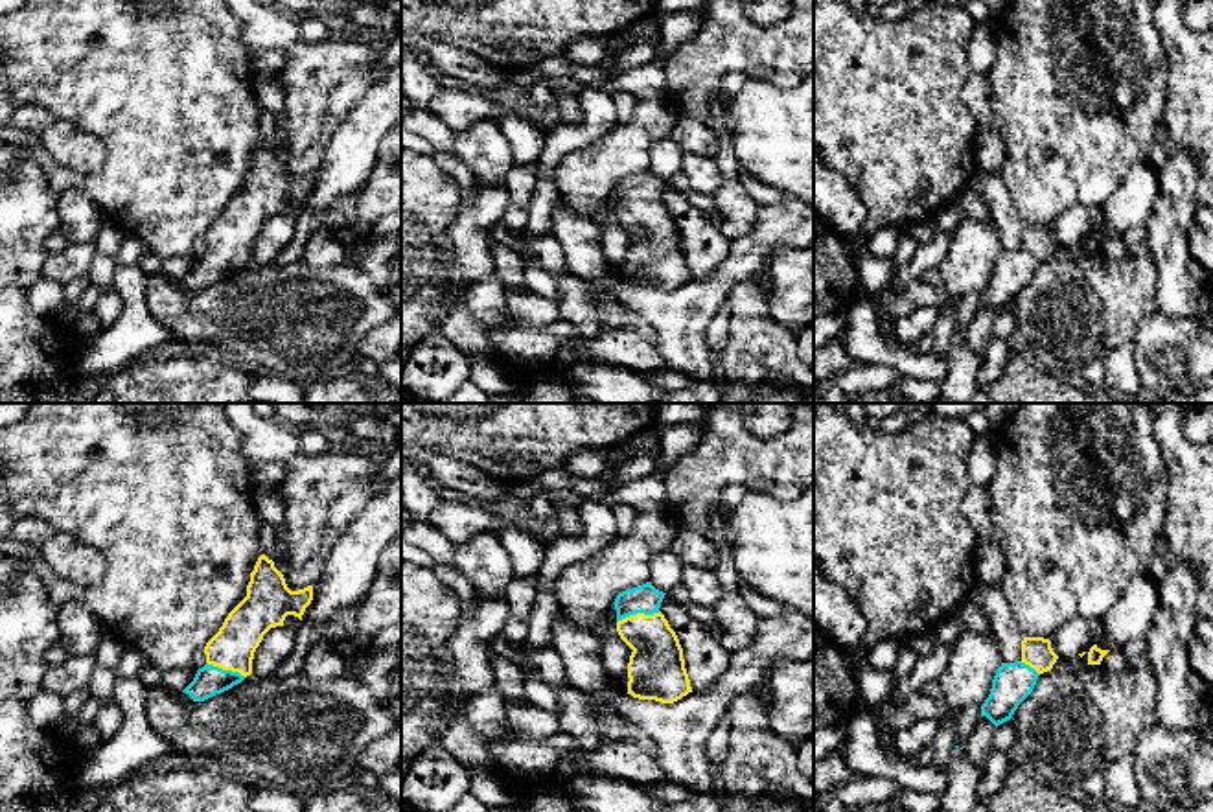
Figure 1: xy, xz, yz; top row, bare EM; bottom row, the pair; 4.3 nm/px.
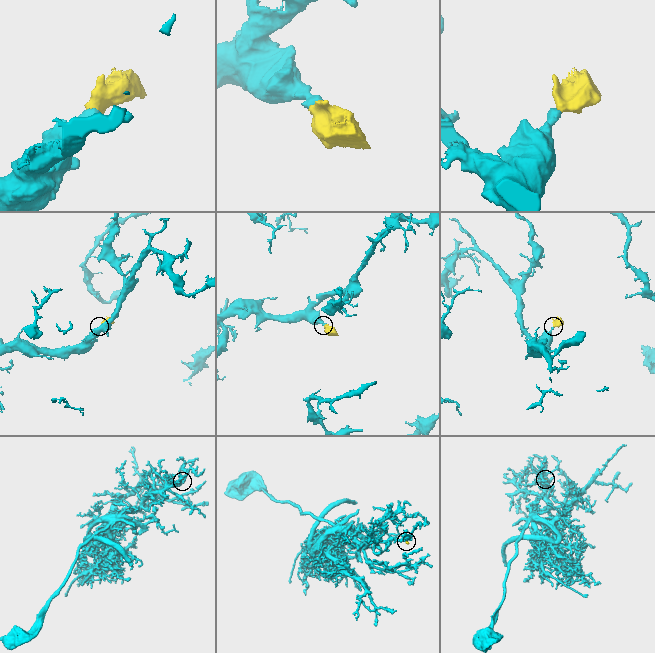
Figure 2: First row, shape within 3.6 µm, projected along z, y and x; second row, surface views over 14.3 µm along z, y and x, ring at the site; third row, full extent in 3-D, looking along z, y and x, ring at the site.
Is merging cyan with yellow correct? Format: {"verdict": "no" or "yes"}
{"verdict": "yes"}

